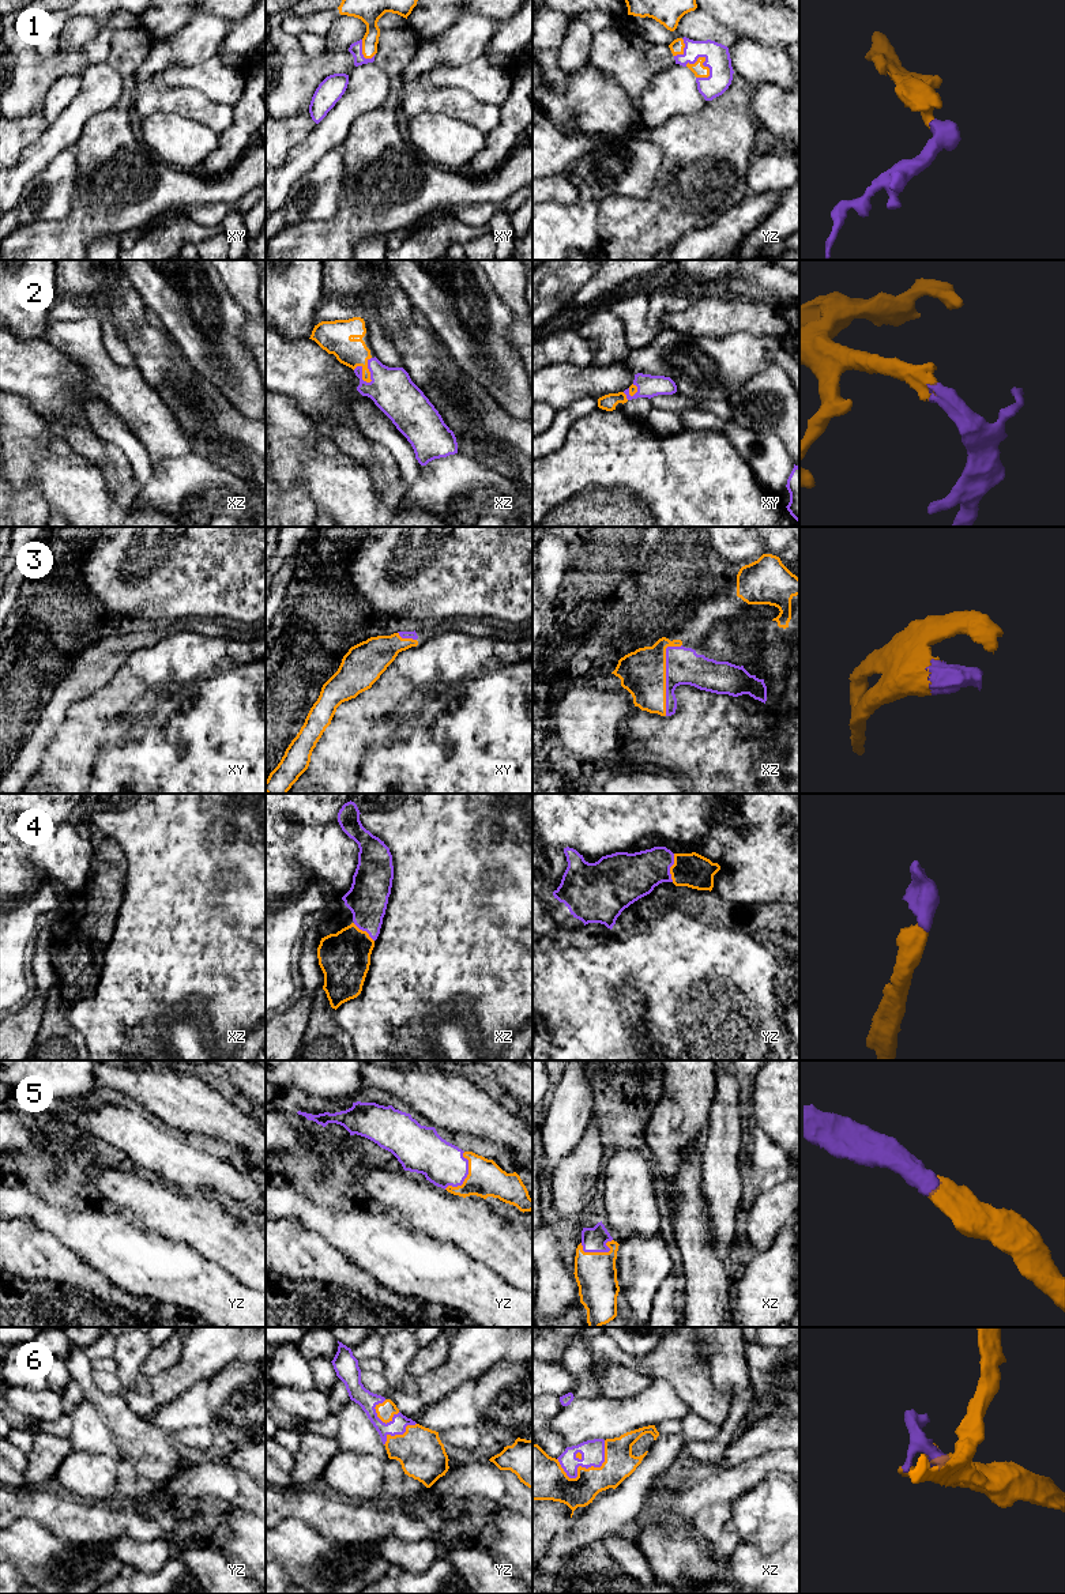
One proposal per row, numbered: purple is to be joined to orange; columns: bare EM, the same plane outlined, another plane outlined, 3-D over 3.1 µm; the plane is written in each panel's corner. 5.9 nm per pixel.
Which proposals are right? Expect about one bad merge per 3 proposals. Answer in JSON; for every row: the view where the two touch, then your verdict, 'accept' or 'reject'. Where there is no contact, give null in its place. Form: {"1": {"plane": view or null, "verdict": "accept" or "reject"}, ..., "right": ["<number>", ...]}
{"1": {"plane": "yz", "verdict": "accept"}, "2": {"plane": "xz", "verdict": "accept"}, "3": {"plane": "xz", "verdict": "accept"}, "4": {"plane": "yz", "verdict": "accept"}, "5": {"plane": "yz", "verdict": "accept"}, "6": {"plane": "xz", "verdict": "accept"}, "right": ["1", "2", "3", "4", "5", "6"]}

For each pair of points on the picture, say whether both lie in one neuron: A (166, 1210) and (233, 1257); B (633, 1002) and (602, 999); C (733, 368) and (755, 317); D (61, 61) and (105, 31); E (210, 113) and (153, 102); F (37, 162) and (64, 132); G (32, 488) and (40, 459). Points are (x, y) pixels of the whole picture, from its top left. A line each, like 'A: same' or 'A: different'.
A: same
B: different
C: different
D: different
E: same
F: same
G: different

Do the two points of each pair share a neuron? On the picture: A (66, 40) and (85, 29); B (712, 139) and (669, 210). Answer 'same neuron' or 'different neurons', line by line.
A: same neuron
B: same neuron

